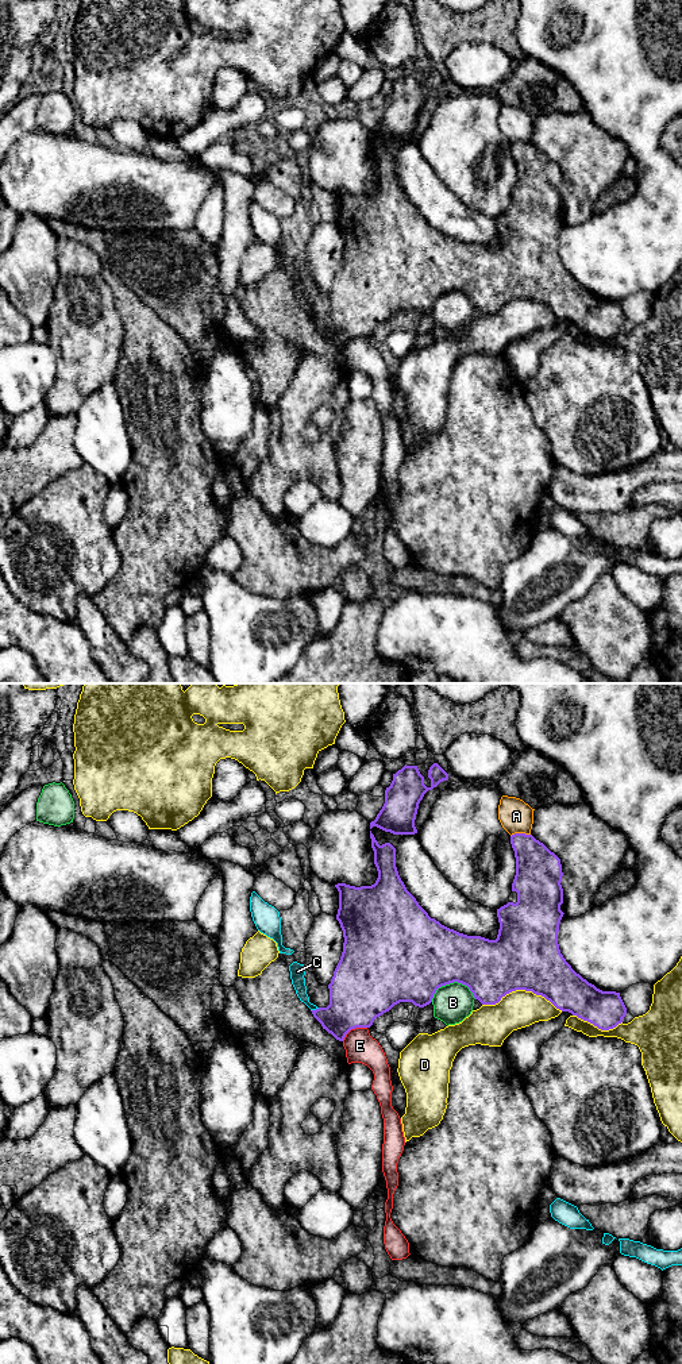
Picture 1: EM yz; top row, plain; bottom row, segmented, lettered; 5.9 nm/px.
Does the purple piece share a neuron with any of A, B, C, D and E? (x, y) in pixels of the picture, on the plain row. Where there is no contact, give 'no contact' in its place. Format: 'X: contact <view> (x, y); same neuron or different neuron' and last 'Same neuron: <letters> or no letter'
A: contact yz (520, 142); different neuron
B: contact yz (451, 291); different neuron
C: contact yz (316, 318); different neuron
D: contact yz (523, 297); different neuron
E: contact yz (353, 336); different neuron
Same neuron: no letter

